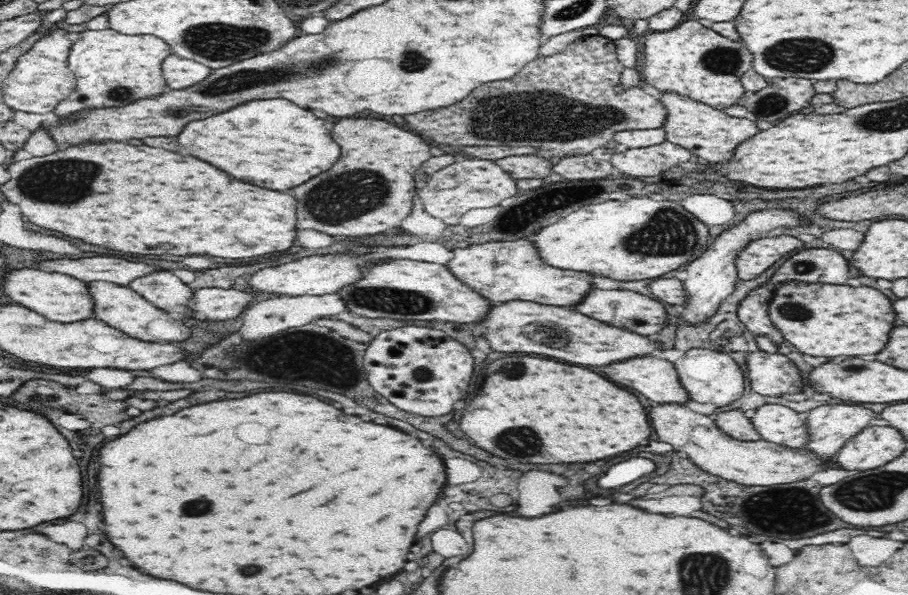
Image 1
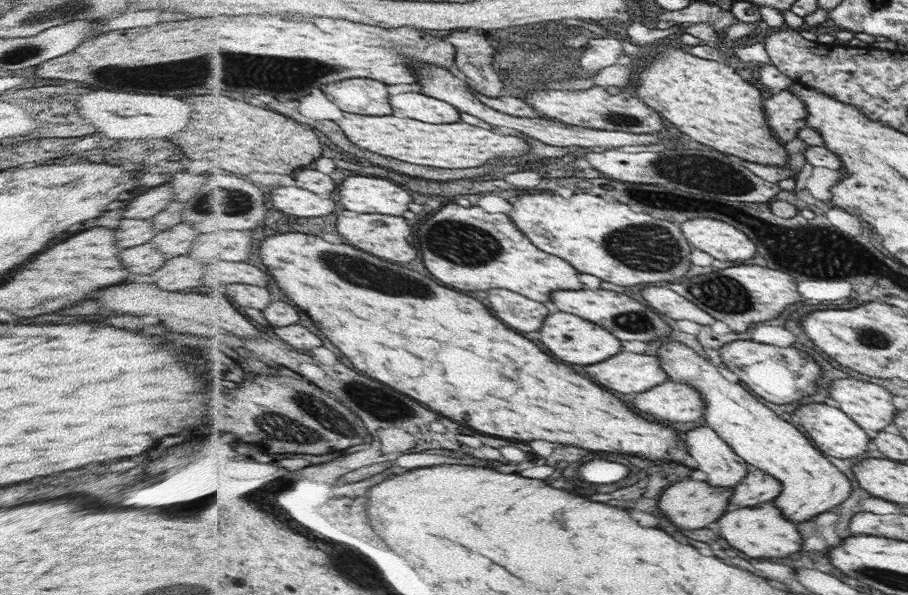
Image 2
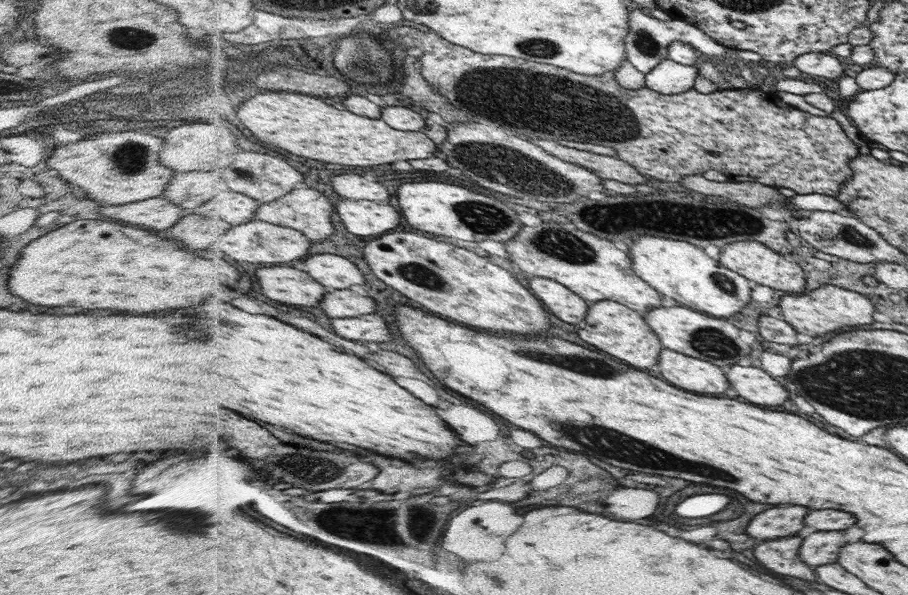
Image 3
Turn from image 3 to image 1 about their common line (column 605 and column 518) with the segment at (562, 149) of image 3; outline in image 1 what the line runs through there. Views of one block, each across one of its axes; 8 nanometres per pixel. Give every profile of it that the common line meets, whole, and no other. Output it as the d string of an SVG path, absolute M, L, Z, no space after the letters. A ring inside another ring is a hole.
M520 155L500 158L496 161L498 166L504 171L508 171L512 177L521 178L541 178L553 172L550 159L538 155Z

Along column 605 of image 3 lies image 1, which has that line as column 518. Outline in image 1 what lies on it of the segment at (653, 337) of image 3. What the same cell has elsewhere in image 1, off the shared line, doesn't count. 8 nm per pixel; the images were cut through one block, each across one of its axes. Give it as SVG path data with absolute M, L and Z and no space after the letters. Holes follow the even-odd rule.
M534 301L496 303L491 308L490 314L476 324L482 324L486 328L486 333L481 336L490 342L492 350L496 352L542 354L542 356L552 356L556 360L568 360L570 364L584 364L584 366L608 366L628 358L648 356L650 352L661 348L656 340L652 342L646 336L610 326L590 316L584 316L584 336L568 336L566 324L560 324L560 326L556 324L556 330L552 332L552 305Z

